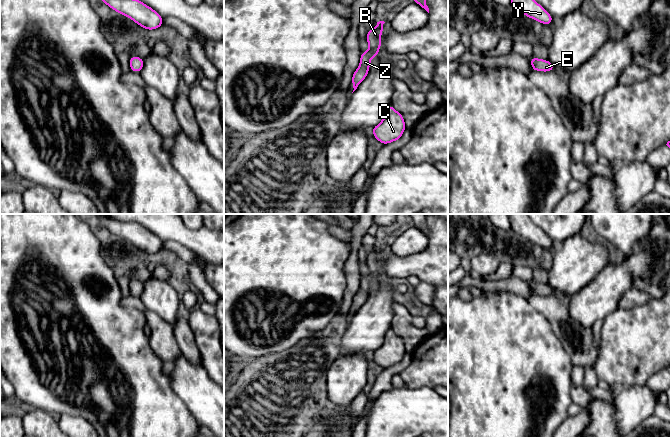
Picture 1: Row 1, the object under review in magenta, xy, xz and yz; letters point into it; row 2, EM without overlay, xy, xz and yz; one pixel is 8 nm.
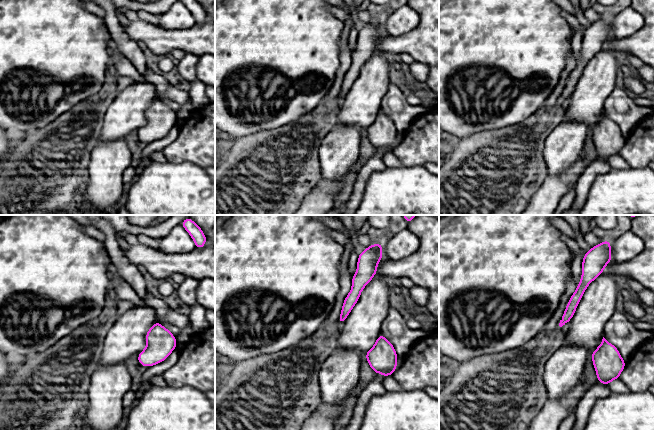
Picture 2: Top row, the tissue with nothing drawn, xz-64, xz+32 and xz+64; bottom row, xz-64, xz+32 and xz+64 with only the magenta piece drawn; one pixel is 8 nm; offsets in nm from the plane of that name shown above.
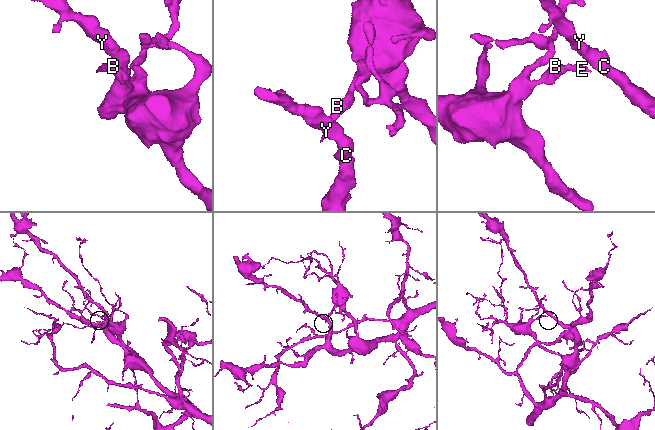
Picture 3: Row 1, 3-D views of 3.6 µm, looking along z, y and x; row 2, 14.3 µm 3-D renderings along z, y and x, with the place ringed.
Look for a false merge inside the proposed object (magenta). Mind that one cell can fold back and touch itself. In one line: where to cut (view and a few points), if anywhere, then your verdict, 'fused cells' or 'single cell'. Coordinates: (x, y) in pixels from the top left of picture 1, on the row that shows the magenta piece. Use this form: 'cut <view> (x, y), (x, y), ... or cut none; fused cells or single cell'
cut none; single cell

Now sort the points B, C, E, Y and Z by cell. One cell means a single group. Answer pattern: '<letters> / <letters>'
B C E Y Z

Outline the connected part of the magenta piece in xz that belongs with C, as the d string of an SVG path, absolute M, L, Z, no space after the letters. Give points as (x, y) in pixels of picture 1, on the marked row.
M390 104L382 121L371 129L373 136L383 145L399 140L406 129L404 117Z

